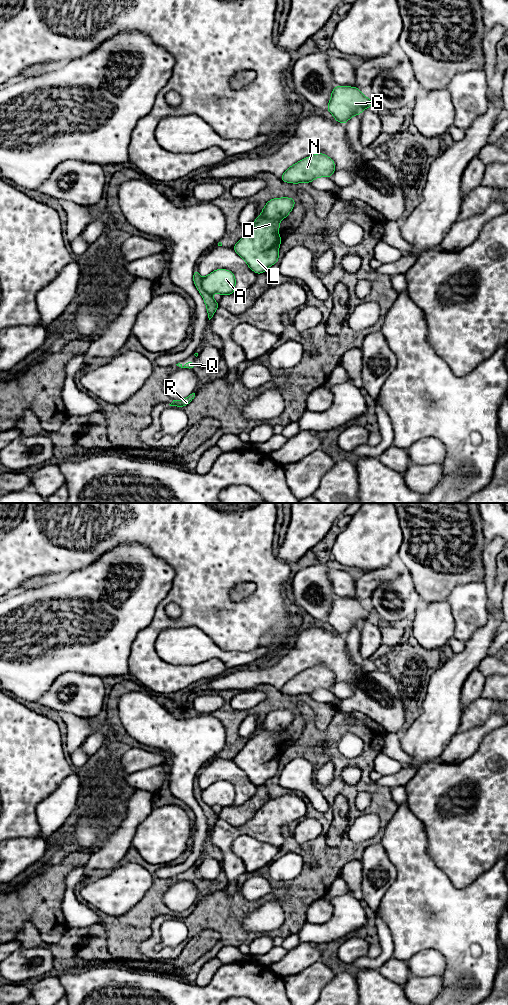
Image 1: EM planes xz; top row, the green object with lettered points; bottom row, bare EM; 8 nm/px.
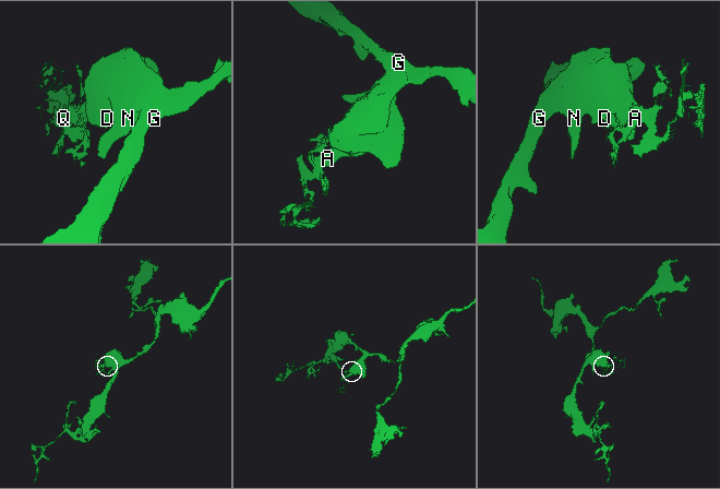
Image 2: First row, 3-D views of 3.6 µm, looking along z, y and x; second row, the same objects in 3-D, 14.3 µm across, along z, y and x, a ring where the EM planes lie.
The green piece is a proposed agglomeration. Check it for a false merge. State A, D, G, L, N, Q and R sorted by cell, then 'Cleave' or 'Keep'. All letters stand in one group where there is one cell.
Groups: A D G L N / Q R. Cleave

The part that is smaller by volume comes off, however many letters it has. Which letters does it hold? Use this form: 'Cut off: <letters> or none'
Cut off: Q, R

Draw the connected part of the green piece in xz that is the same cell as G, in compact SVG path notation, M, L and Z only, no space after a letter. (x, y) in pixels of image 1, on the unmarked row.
M337 597L332 602L327 623L334 628L335 633L346 636L351 629L360 627L362 623L370 618L375 618L372 611L365 609L357 599Z

